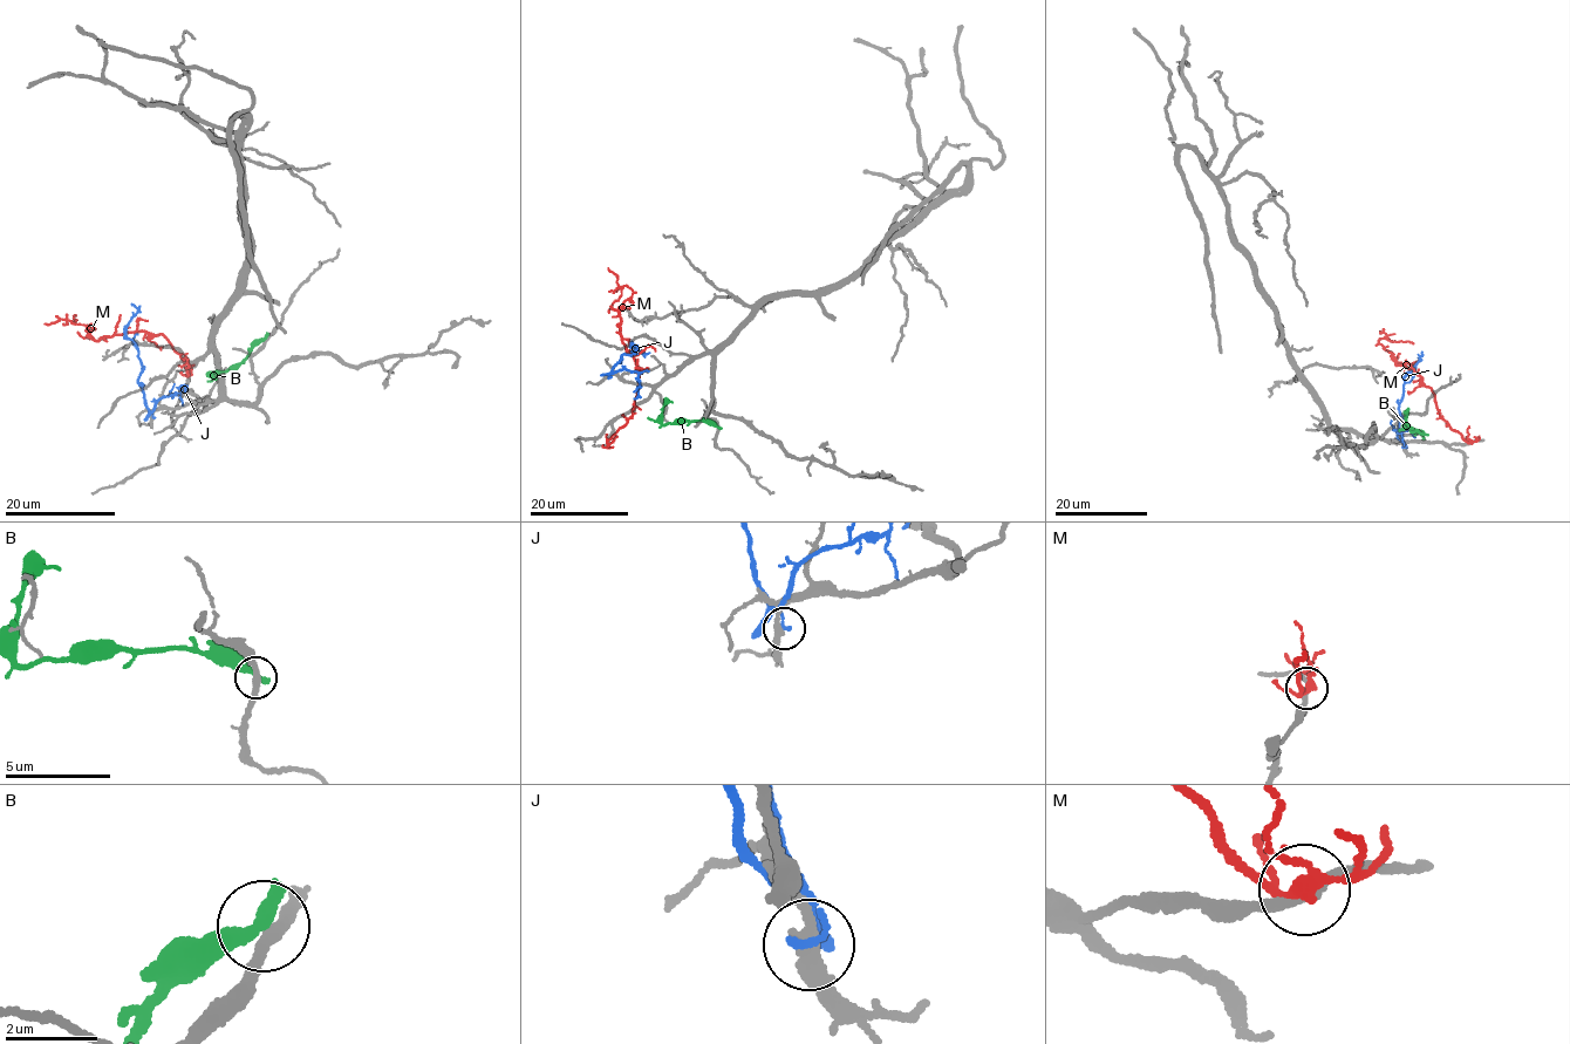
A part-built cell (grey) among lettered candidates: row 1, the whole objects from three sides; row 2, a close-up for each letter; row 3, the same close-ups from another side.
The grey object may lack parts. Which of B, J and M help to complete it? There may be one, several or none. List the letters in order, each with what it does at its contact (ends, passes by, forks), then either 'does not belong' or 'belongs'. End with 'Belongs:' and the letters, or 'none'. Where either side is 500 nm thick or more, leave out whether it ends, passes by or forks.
B: it ends; does not belong
J: it ends; does not belong
M: it forks; does not belong
Belongs: none

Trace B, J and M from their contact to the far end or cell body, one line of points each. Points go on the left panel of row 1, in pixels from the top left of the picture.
B: (265, 338), (224, 372), (211, 373), (217, 379)
J: (154, 417), (137, 381), (141, 366), (137, 347), (125, 332), (138, 311), (131, 302)
M: (190, 375), (189, 364), (159, 334), (116, 334), (97, 340), (86, 331), (87, 326), (72, 322), (75, 315)

